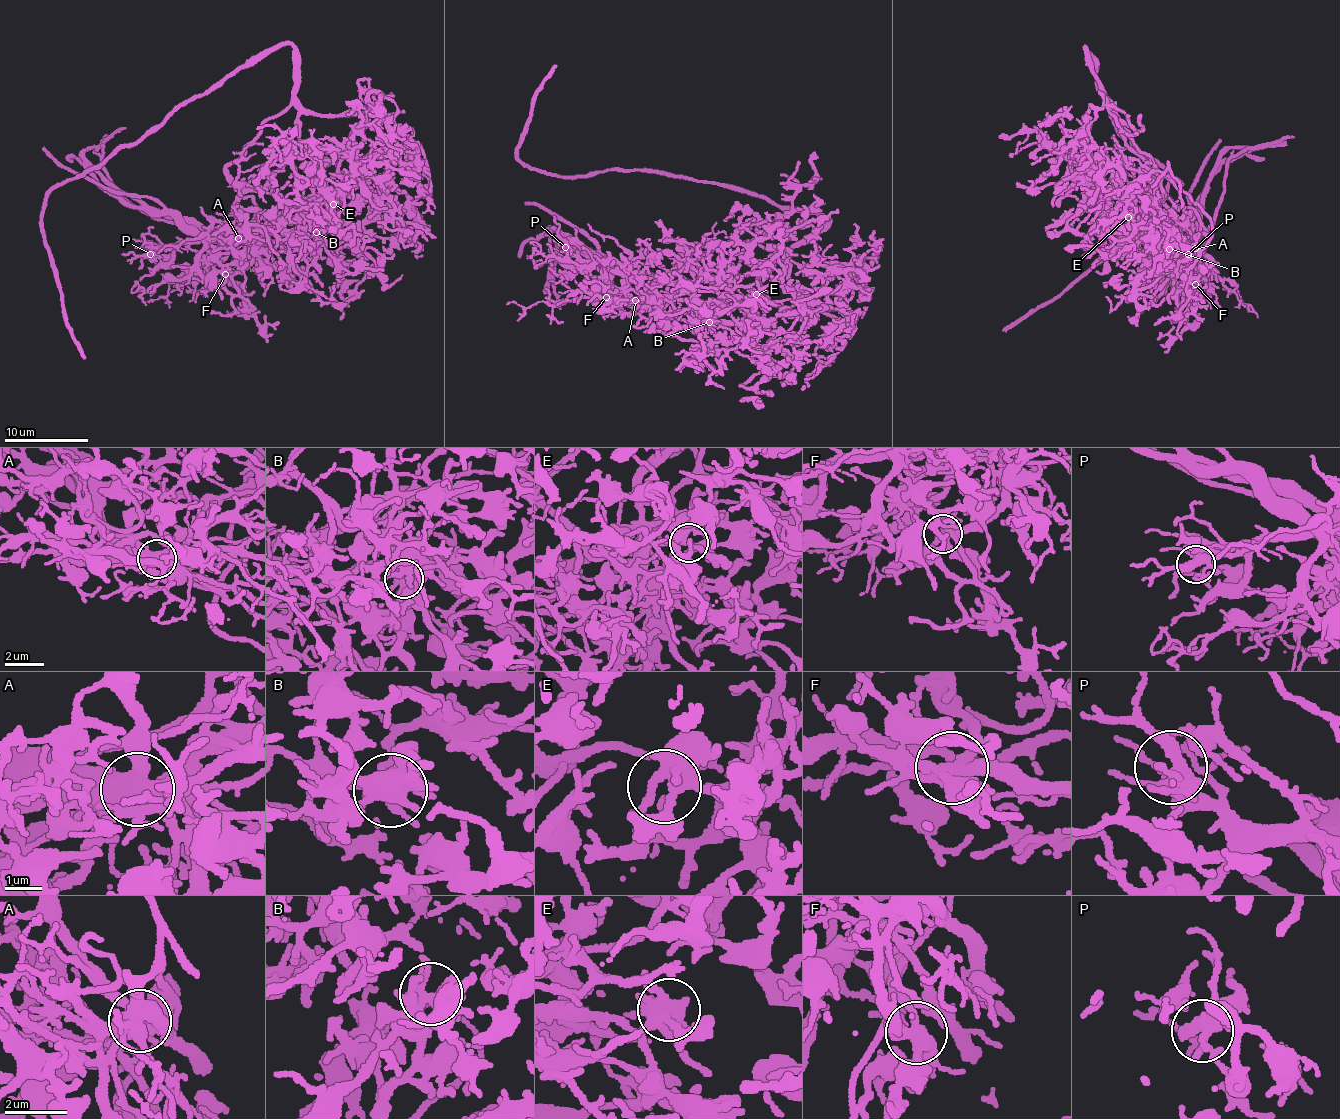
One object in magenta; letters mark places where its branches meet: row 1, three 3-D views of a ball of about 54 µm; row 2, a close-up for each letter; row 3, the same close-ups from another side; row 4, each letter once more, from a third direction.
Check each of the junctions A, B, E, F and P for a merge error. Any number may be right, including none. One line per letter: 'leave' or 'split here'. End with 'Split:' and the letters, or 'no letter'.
A: split here
B: split here
E: leave
F: split here
P: leave
Split: A, B, F

